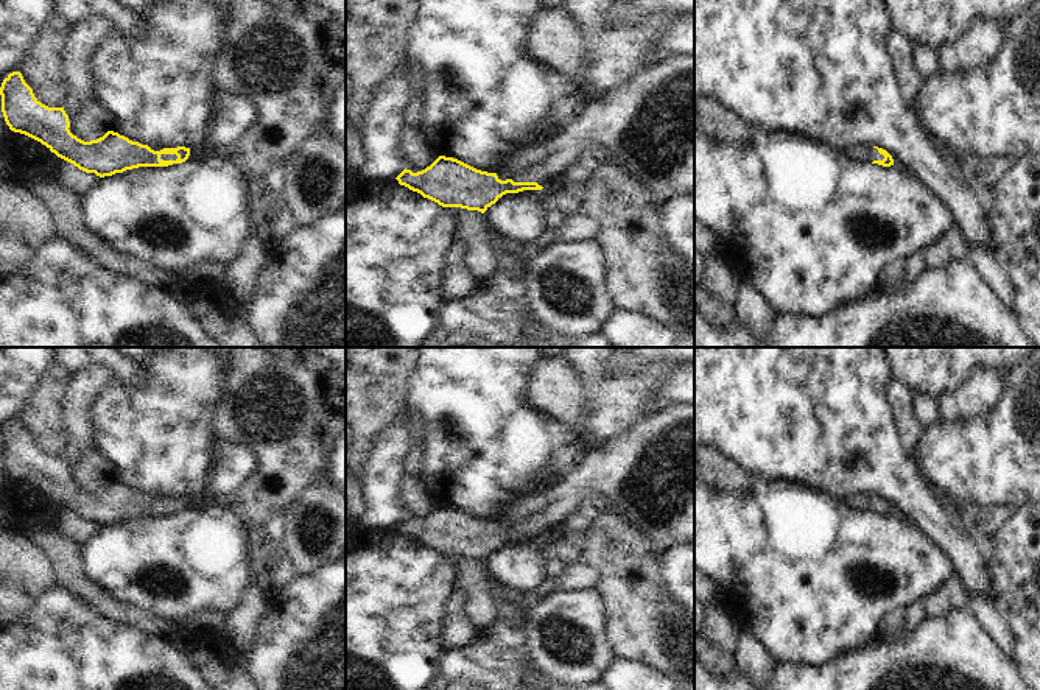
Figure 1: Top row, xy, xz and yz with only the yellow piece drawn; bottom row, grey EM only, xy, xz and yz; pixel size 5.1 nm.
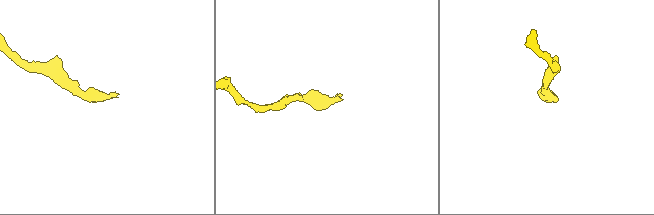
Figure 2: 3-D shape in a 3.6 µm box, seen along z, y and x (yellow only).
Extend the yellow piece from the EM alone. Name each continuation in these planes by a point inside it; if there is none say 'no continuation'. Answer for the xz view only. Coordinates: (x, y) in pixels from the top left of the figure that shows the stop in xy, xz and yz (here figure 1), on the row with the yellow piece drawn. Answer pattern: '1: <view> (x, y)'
1: xz (646, 125)

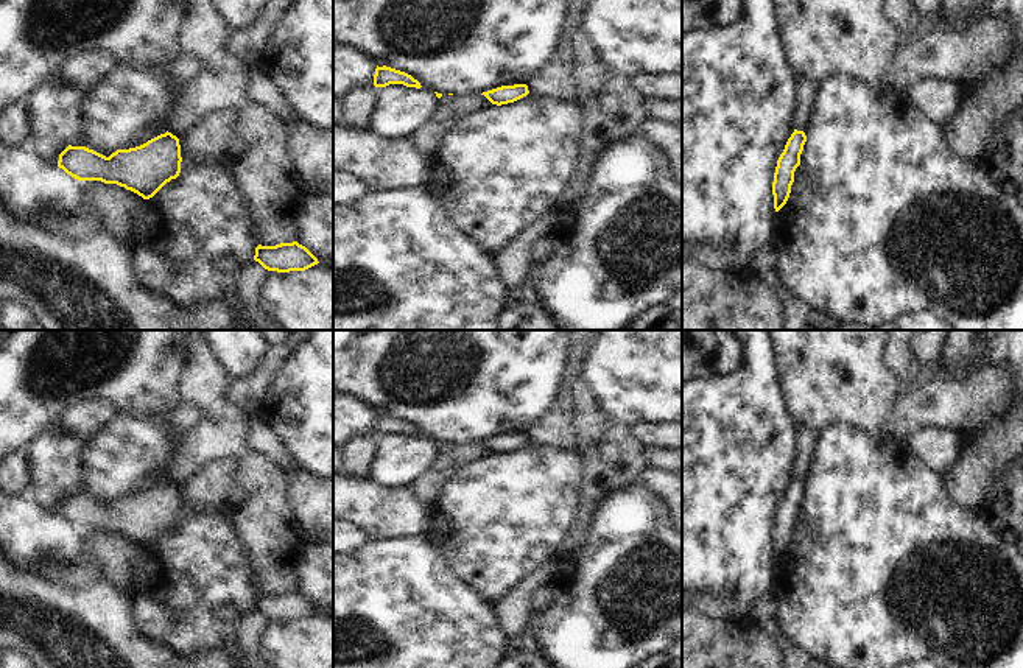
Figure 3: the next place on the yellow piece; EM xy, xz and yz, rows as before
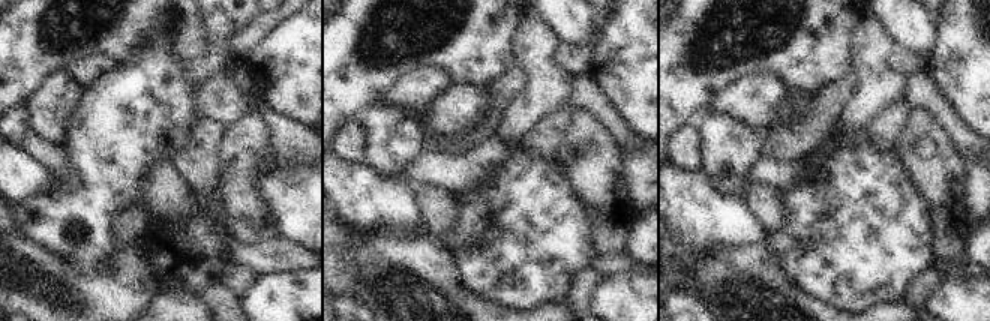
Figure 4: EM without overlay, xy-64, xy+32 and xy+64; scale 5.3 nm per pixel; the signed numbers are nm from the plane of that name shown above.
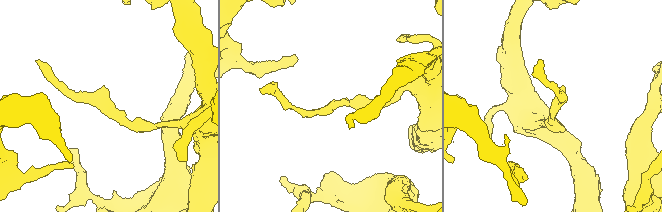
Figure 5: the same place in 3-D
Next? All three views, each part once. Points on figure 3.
no continuation

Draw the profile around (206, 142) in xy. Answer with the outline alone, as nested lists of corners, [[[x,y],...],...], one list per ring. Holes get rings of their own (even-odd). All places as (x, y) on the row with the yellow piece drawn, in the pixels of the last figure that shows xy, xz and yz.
[[[215,111],[198,120],[179,139],[182,160],[190,167],[224,162],[229,132],[237,115],[237,111]]]

